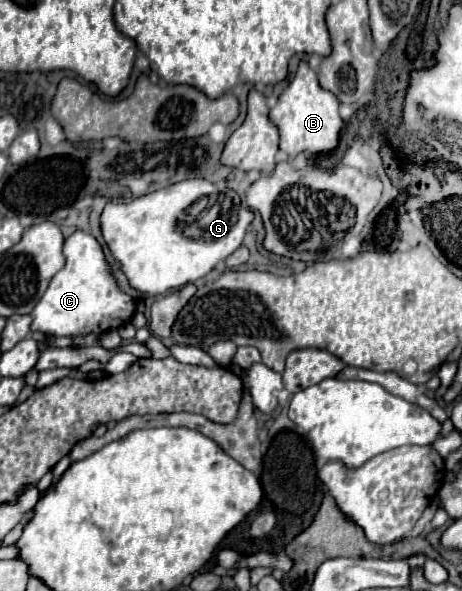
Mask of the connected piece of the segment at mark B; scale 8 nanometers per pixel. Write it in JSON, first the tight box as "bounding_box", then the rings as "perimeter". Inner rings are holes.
{"bounding_box":[269,61,343,157],"perimeter":[[[307,61],[299,63],[293,81],[279,95],[277,105],[269,111],[269,119],[279,129],[279,149],[289,157],[299,155],[301,151],[309,151],[313,155],[333,151],[339,143],[339,131],[343,127],[343,119],[339,117],[339,101],[331,95],[331,91],[323,91],[323,87],[319,87],[317,73]]]}

